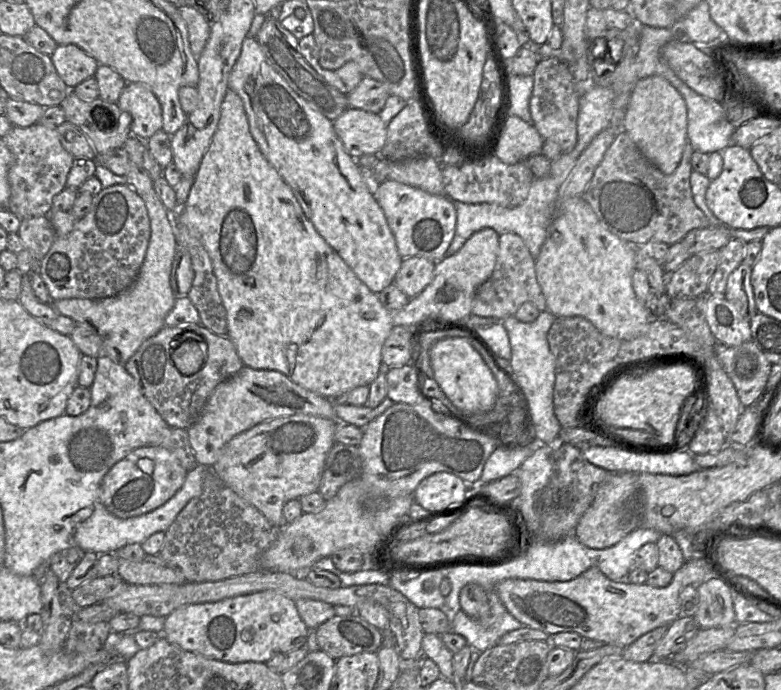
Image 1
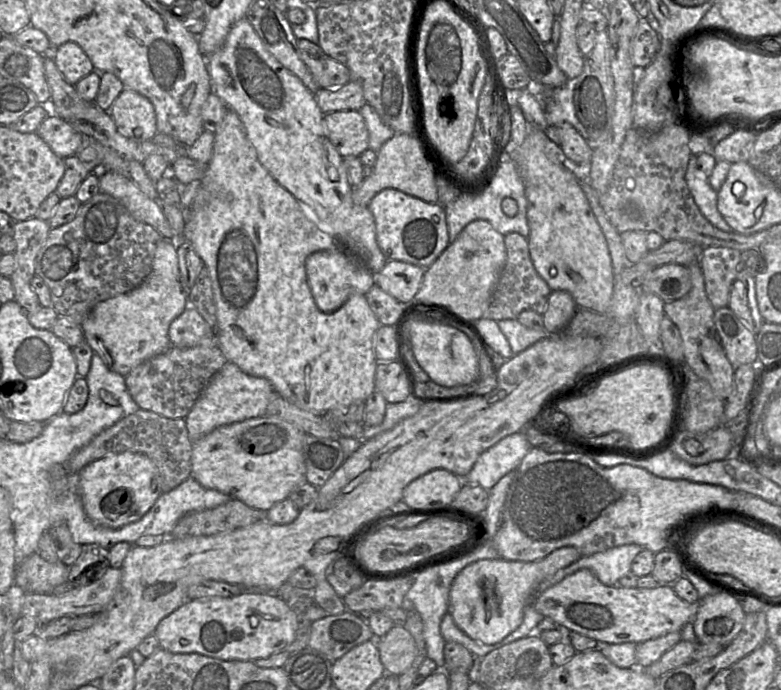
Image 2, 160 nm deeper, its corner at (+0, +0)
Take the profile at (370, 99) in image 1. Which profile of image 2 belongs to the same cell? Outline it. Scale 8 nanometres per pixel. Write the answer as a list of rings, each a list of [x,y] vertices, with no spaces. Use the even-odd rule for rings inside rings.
[[[353,80],[339,88],[319,88],[314,98],[324,114],[335,111],[359,111],[365,104],[361,85]]]

